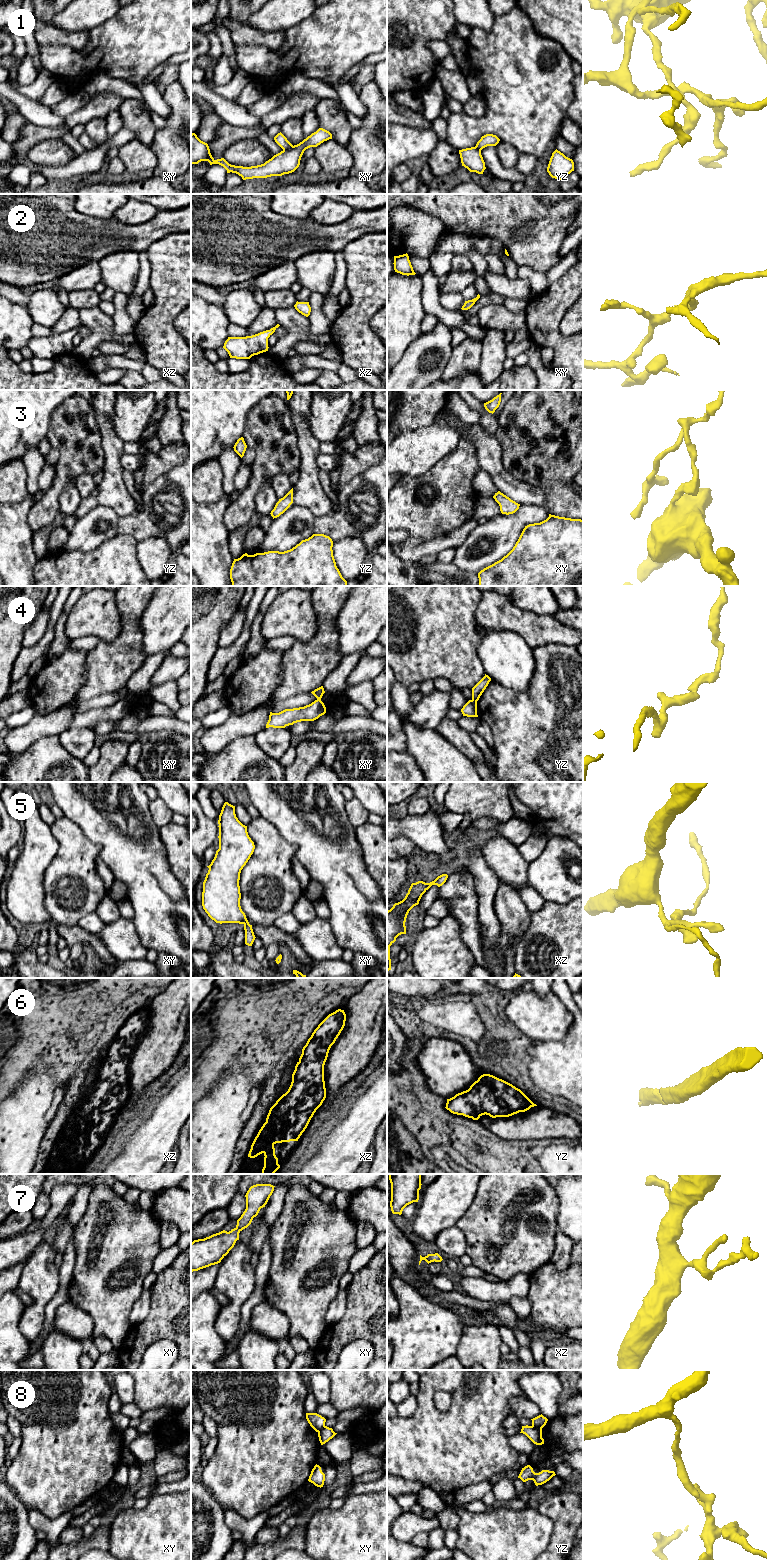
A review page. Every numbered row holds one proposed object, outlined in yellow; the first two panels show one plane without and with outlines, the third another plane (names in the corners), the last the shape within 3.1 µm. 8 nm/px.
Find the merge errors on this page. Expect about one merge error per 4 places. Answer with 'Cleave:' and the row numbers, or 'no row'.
Cleave: 1, 4, 8

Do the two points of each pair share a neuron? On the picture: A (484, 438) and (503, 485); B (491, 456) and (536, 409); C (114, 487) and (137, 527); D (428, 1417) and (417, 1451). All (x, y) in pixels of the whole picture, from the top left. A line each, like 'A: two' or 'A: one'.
A: one
B: two
C: two
D: one

